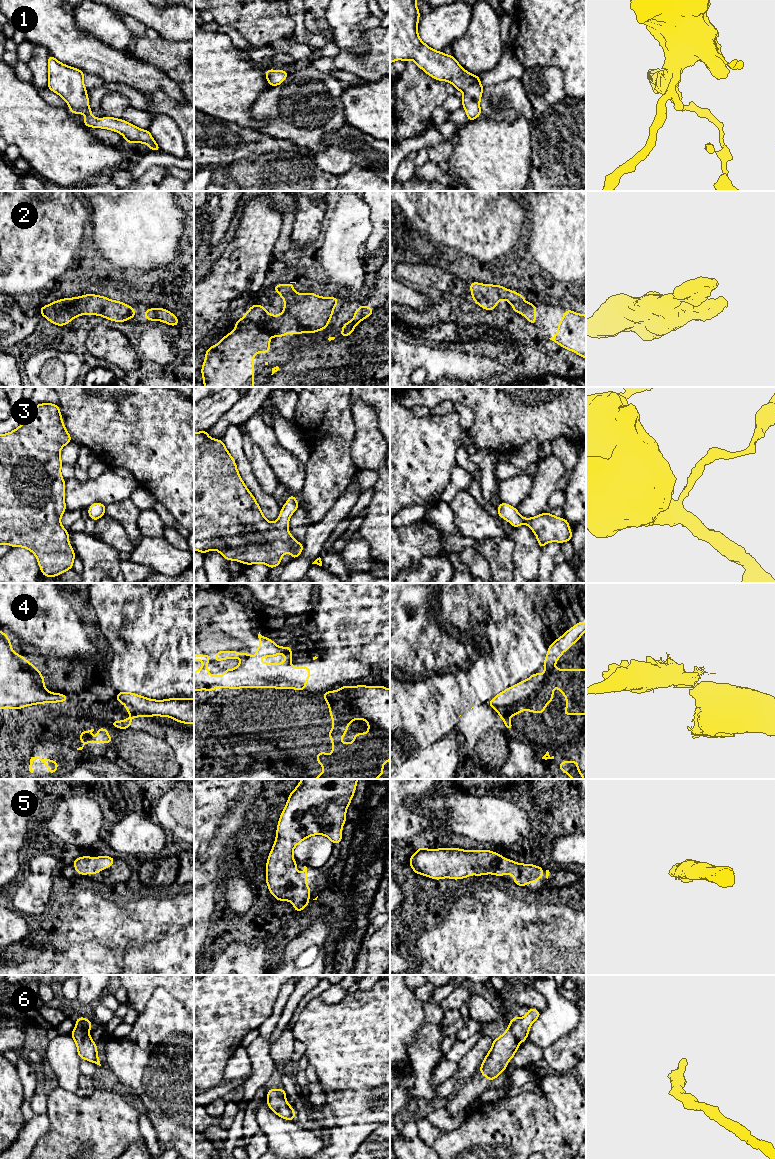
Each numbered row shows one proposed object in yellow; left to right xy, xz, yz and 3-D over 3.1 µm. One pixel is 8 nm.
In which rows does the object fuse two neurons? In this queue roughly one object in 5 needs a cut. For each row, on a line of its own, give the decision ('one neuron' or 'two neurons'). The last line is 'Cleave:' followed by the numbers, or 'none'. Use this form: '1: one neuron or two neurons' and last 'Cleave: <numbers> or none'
1: one neuron
2: one neuron
3: one neuron
4: two neurons
5: one neuron
6: one neuron
Cleave: 4

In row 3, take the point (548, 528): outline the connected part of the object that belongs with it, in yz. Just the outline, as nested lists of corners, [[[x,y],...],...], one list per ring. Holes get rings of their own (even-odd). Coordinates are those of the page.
[[[504,502],[500,503],[497,510],[499,517],[507,520],[514,528],[527,524],[536,535],[540,548],[549,542],[563,543],[572,539],[569,522],[565,518],[558,518],[551,513],[524,518],[516,507]]]

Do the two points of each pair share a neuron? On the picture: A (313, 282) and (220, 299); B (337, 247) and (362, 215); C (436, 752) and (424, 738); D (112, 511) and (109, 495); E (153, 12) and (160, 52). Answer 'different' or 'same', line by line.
A: different
B: same
C: different
D: different
E: different

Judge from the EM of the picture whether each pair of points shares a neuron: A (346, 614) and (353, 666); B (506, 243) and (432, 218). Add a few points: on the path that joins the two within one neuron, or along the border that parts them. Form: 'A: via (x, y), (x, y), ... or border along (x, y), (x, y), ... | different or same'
A: border along (342, 657), (361, 660), (371, 668), (372, 672) | different
B: via (488, 239), (467, 219), (450, 218) | same

